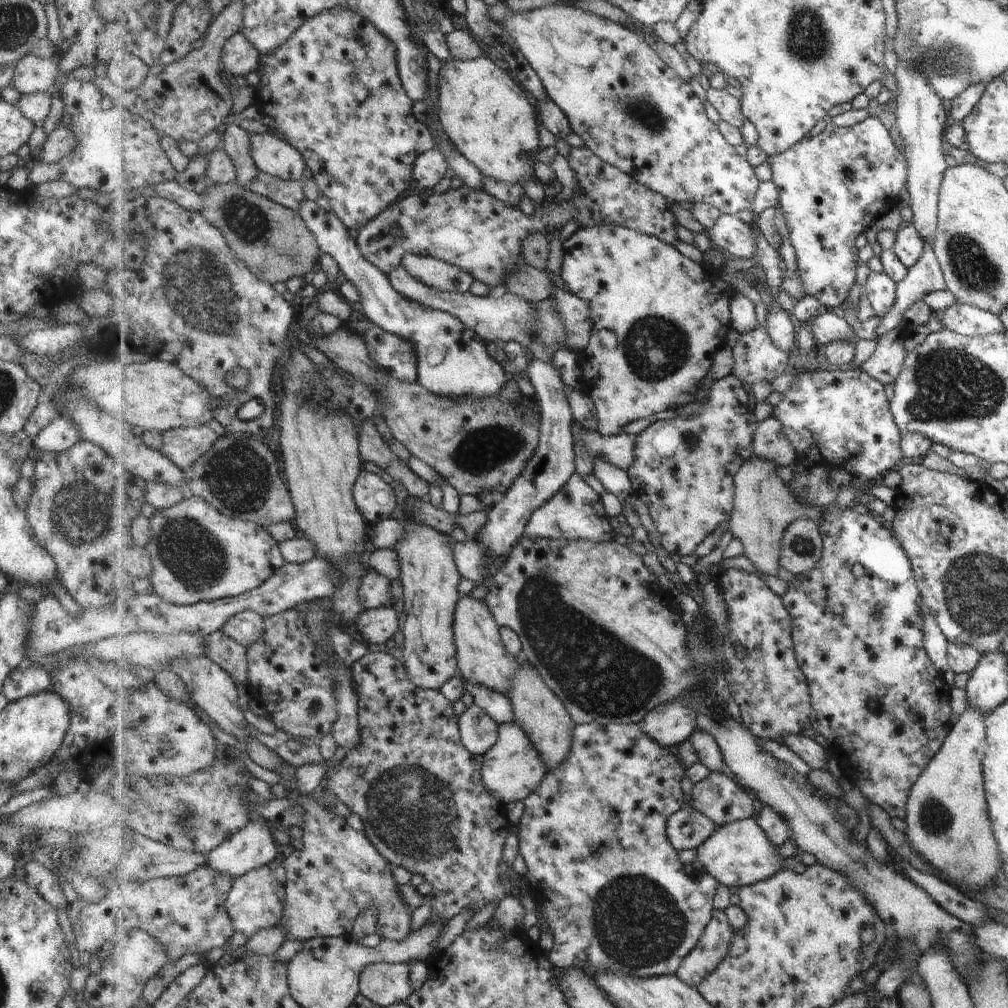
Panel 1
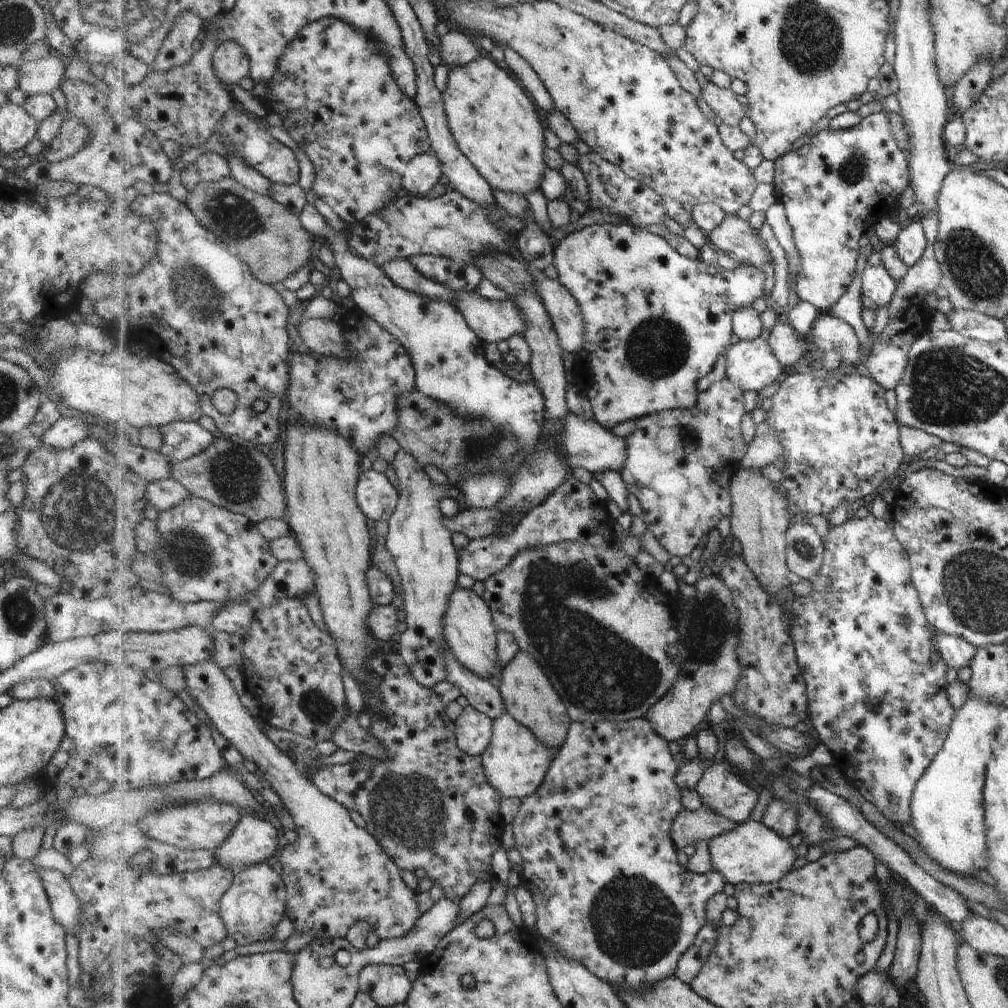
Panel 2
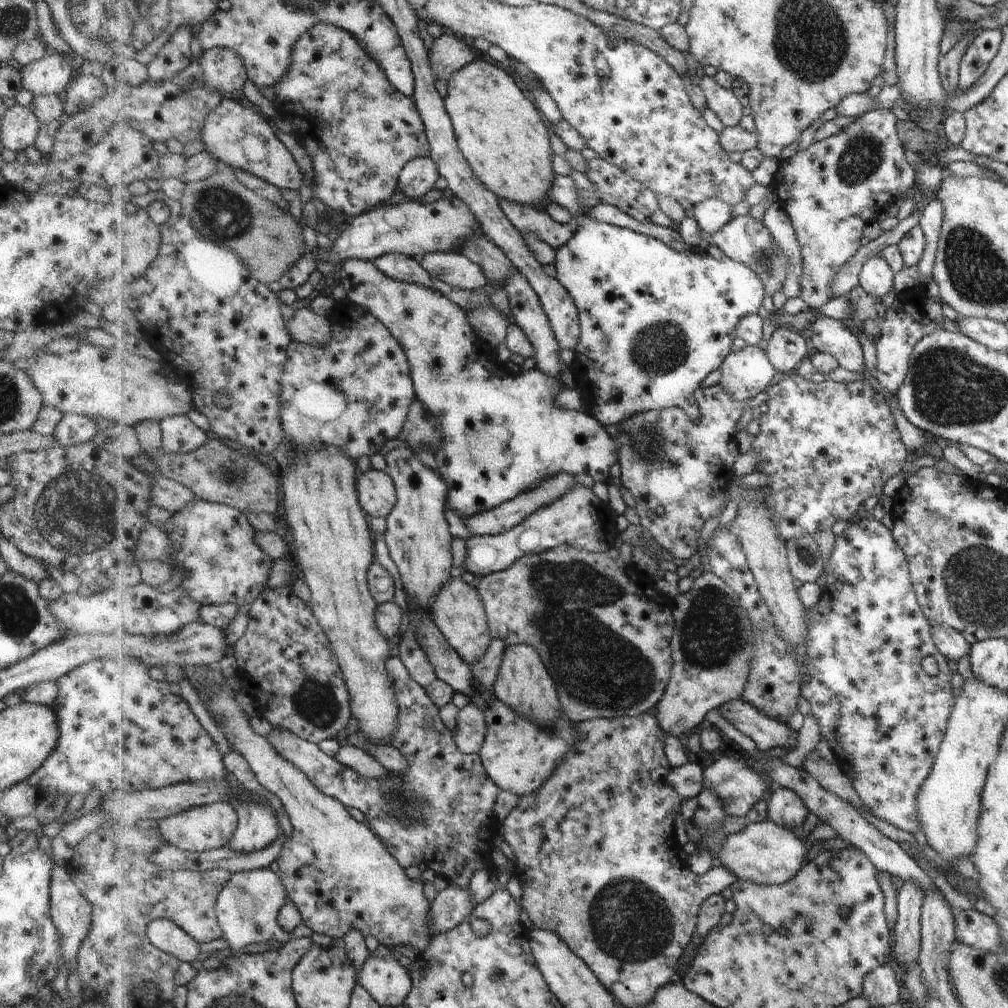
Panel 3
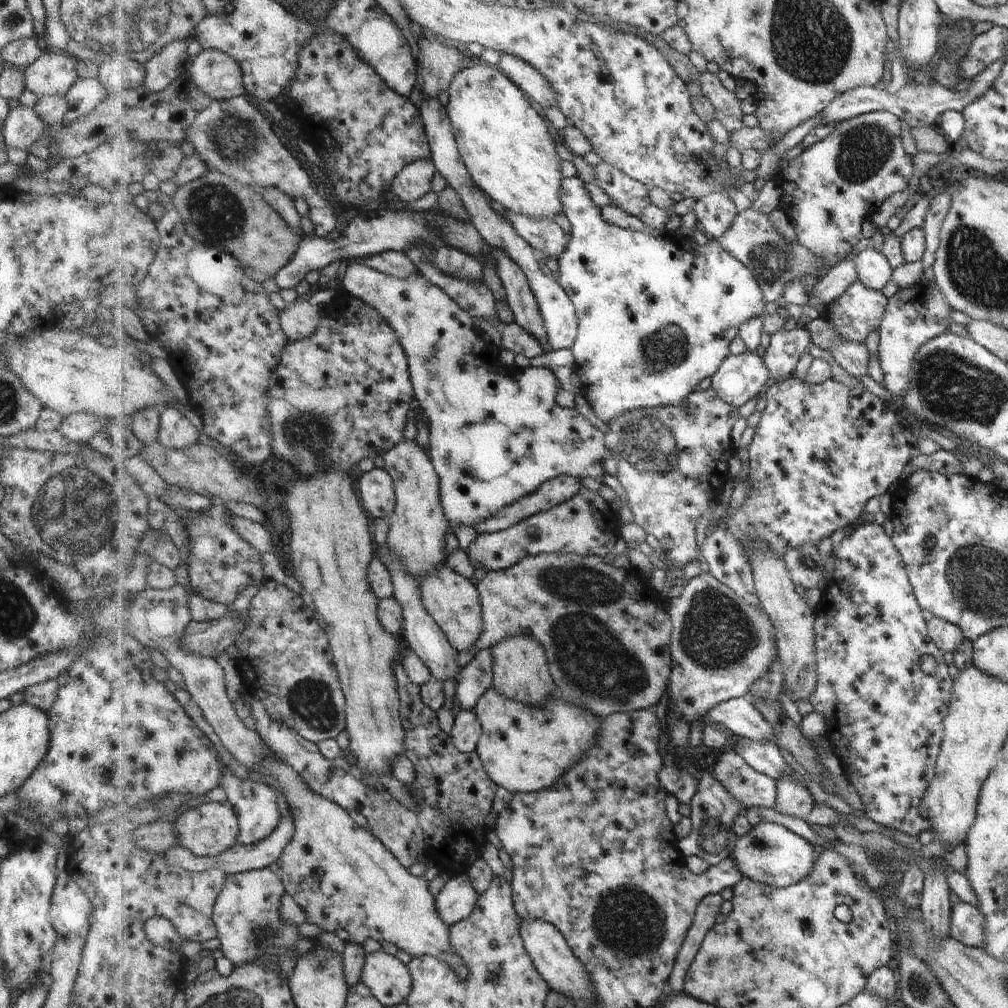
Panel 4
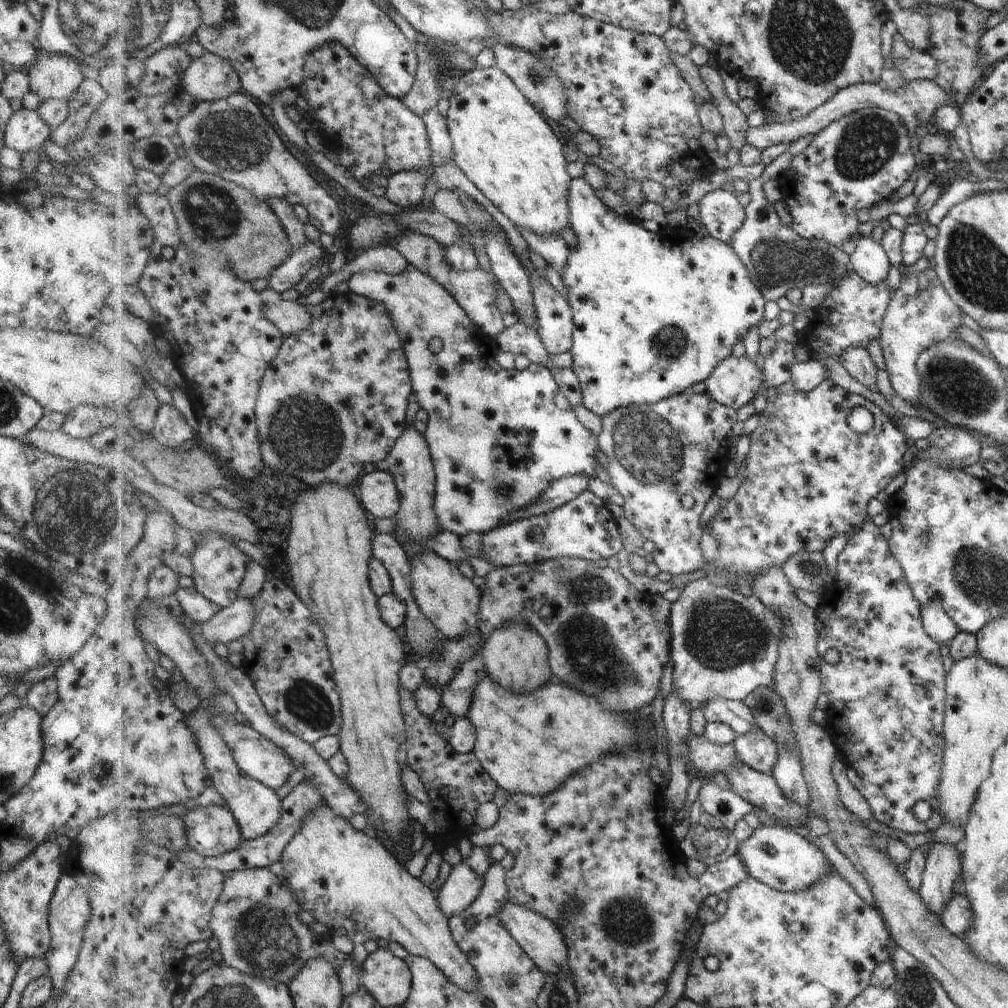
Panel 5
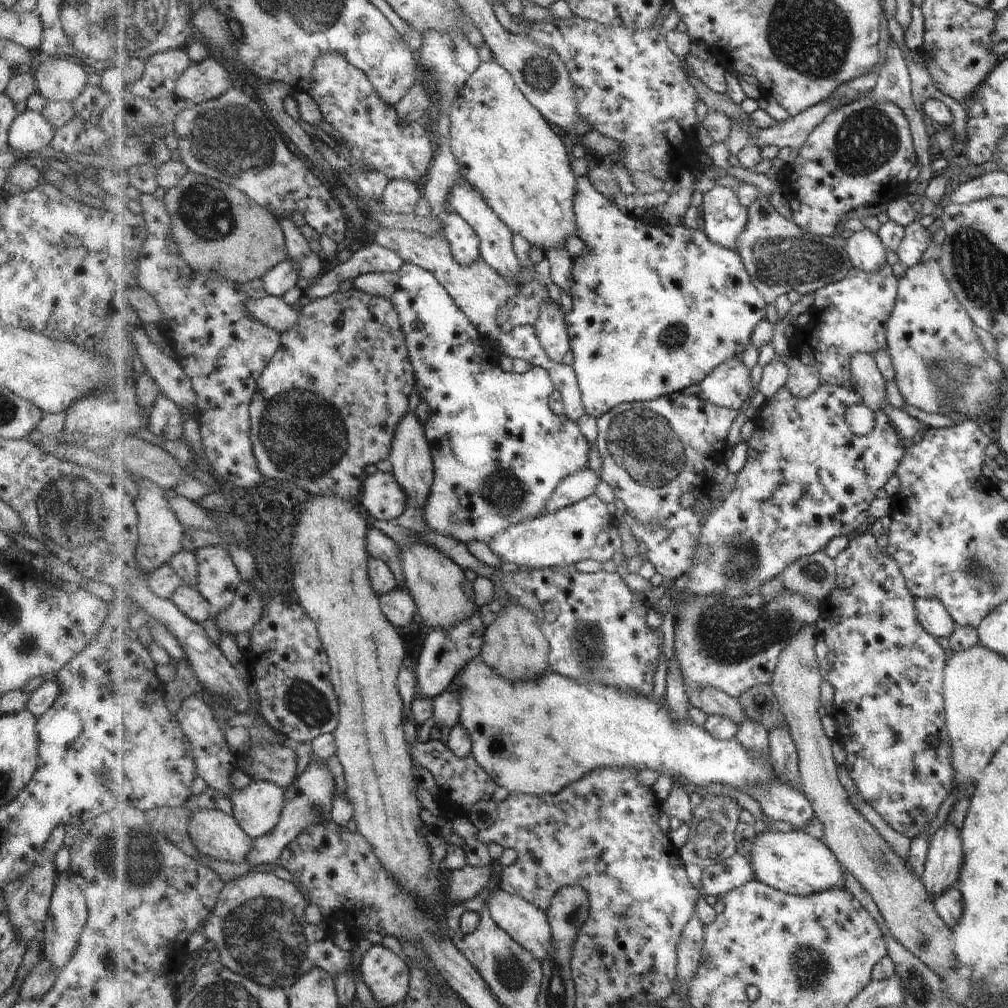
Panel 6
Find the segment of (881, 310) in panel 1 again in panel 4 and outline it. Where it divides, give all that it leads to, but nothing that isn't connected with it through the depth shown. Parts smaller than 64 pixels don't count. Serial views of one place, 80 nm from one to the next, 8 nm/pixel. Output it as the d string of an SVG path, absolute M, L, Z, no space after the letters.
M874 247L864 249L856 256L860 281L868 288L881 292L893 280L893 267L882 252Z

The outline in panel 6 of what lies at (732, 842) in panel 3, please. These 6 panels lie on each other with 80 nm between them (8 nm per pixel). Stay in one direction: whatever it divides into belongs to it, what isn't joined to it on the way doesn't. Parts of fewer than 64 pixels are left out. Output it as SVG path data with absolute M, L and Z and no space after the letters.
M772 828L759 833L747 858L751 861L755 879L792 895L809 896L835 887L846 889L845 868L839 862L838 856L835 856L835 853L826 845L823 839L815 839L800 830L785 833Z

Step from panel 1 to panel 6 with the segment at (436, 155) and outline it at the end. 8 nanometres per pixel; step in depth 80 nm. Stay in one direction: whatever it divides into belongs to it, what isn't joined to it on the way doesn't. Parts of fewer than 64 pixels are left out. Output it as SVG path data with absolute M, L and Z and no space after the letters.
M390 179L381 202L396 213L413 213L423 196L422 184L409 179Z

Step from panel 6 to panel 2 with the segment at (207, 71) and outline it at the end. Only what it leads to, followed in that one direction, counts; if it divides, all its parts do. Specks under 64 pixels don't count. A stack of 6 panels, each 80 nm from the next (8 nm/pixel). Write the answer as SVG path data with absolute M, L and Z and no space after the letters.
M223 41L214 54L214 69L227 88L250 78L252 68L247 49L237 41Z

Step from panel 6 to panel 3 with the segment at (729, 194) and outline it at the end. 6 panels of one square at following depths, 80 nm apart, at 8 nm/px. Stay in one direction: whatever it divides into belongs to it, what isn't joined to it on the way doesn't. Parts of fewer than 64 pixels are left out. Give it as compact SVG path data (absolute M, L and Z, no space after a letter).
M709 199L694 206L698 226L710 235L720 231L734 218L733 208L721 199Z

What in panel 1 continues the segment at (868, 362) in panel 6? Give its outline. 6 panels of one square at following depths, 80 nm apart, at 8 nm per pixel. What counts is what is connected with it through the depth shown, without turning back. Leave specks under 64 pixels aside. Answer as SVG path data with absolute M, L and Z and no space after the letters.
M821 309L808 323L819 346L831 344L838 340L851 340L856 337L851 324L842 316L832 311Z

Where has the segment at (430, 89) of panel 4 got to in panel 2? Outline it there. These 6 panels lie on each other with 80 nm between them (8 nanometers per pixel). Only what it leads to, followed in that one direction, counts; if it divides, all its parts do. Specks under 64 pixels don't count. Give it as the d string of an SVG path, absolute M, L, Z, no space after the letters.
M455 28L445 33L441 40L442 50L439 51L439 54L449 70L453 70L456 66L465 66L481 56L481 52L473 44L473 40Z

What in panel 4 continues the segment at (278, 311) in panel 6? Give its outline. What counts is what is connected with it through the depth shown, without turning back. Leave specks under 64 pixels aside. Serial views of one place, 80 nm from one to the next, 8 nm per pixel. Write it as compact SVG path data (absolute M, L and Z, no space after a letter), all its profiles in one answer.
M308 301L287 304L285 310L278 315L290 341L312 337L319 330L322 319L318 307Z

